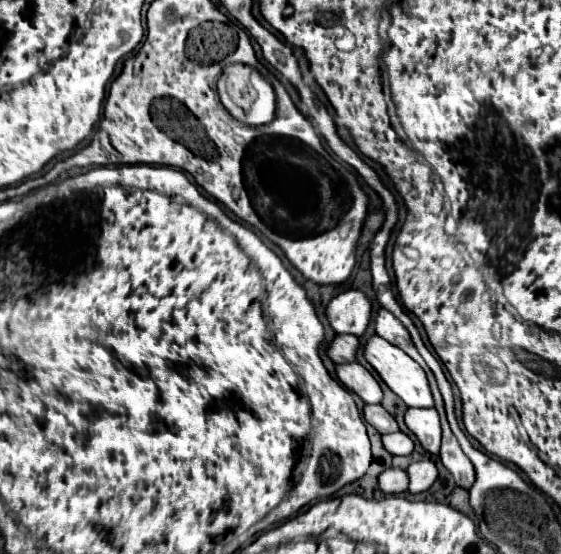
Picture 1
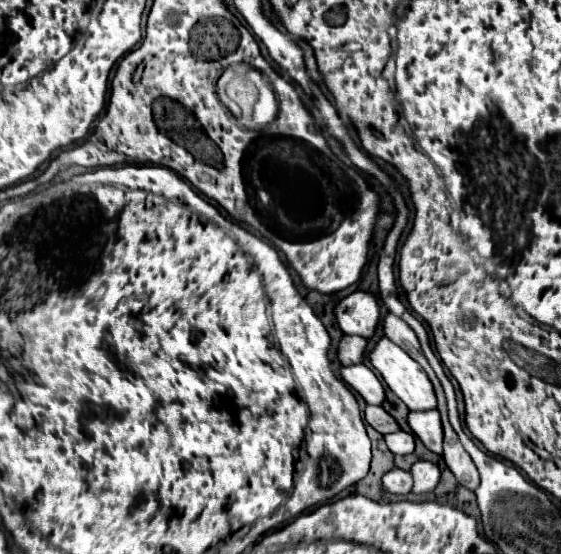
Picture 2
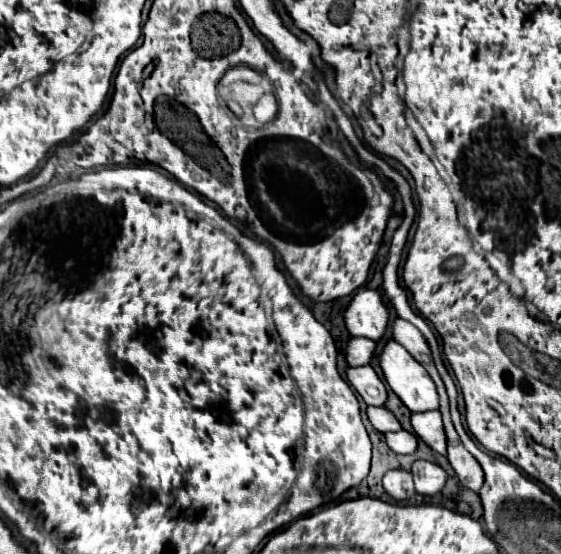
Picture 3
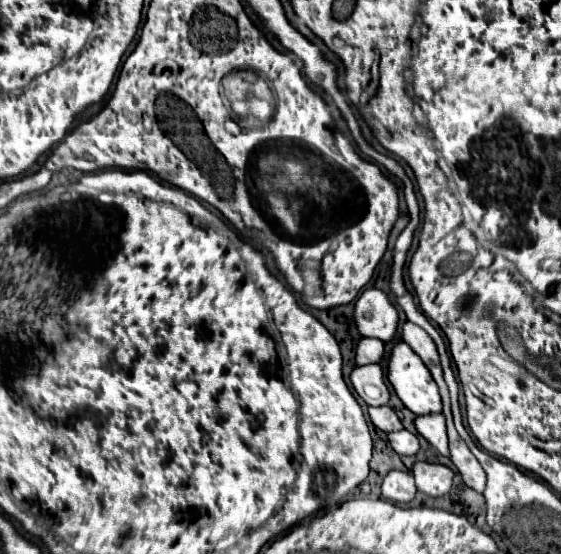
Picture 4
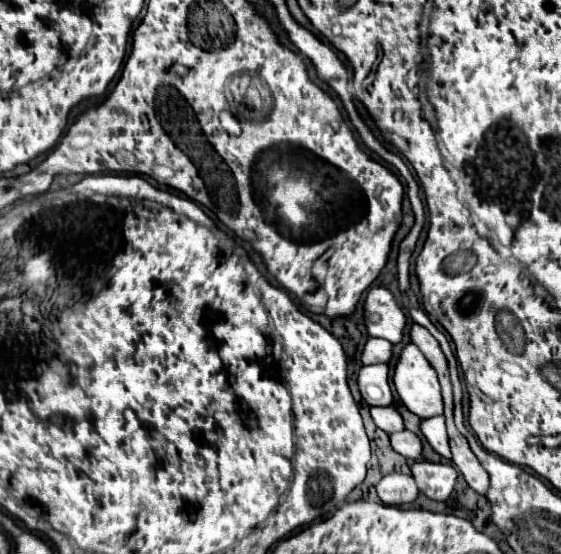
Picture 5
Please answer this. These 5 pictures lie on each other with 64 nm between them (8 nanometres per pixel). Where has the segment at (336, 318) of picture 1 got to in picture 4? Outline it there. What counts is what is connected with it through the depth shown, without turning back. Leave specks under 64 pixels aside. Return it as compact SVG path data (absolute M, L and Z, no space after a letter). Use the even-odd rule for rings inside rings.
M366 288L354 304L354 324L360 336L388 342L398 330L398 310L382 290Z

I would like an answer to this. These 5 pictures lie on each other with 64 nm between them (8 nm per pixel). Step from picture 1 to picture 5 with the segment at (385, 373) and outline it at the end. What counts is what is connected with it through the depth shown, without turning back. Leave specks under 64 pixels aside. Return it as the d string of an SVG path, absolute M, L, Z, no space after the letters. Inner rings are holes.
M414 344L402 348L392 382L400 400L412 414L420 418L442 414L442 394L436 372L426 364L426 358L414 348Z

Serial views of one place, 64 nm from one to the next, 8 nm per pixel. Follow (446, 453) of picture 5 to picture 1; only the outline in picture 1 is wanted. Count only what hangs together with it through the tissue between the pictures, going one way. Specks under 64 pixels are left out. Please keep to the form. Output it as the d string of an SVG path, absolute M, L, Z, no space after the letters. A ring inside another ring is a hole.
M408 408L404 414L404 422L410 432L420 440L424 450L438 454L440 448L440 420L434 408Z

